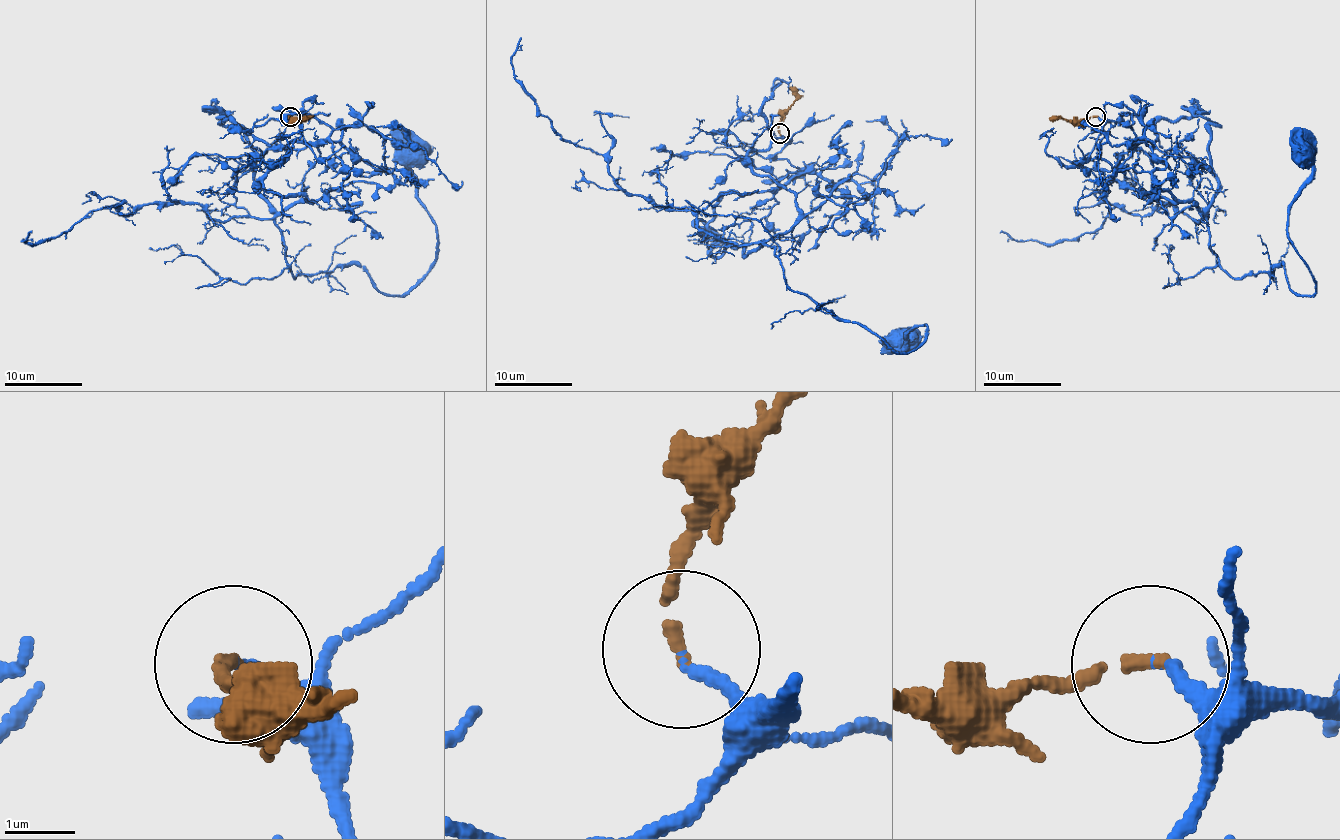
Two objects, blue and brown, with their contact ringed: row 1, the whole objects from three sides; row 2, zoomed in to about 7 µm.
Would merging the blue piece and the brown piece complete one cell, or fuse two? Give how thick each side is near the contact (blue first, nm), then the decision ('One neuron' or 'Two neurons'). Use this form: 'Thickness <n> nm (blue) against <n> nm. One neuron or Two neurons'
Thickness 170 nm (blue) against 160 nm. One neuron

